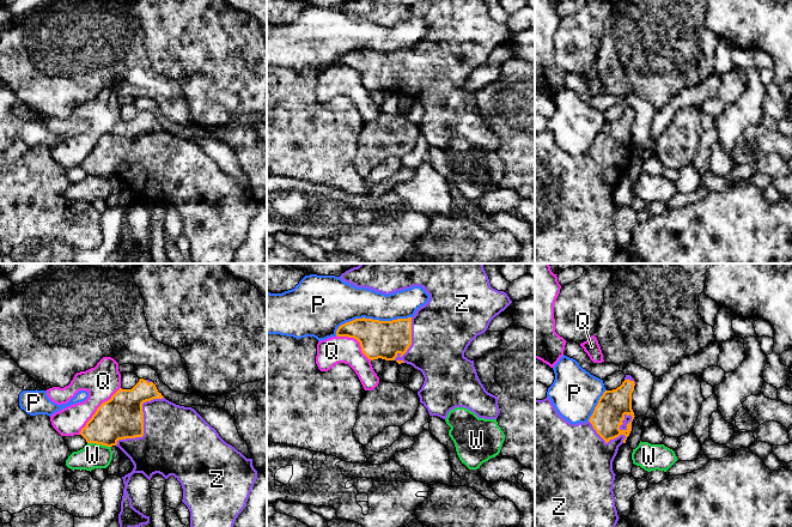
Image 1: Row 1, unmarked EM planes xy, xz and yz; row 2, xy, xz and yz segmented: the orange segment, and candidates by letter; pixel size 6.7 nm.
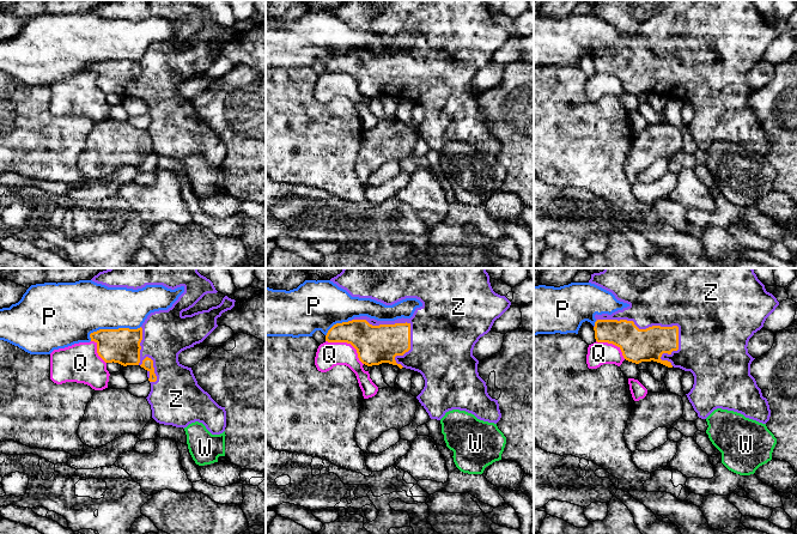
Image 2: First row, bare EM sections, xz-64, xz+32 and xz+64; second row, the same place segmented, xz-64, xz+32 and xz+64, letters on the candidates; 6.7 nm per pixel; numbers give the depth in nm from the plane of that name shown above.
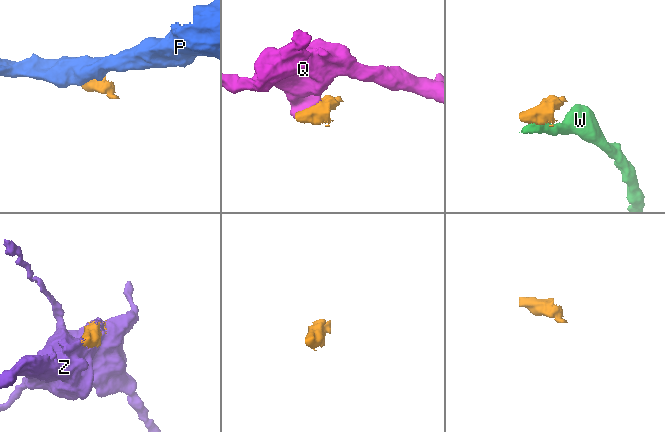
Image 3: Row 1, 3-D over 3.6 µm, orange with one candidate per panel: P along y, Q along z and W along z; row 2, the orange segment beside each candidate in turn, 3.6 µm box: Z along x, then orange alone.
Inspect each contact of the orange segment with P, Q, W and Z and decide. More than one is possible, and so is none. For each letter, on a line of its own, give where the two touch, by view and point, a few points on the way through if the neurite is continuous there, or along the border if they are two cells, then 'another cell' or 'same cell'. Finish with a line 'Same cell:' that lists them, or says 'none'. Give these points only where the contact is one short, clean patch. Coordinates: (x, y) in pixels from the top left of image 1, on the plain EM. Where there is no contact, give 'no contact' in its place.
P: xz (370, 50) | another cell
Q: xy (97, 141) | another cell
W: xy (99, 175) | along xy (87, 174), (110, 179) | another cell
Z: xy (142, 156) | same cell
Same cell: Z

